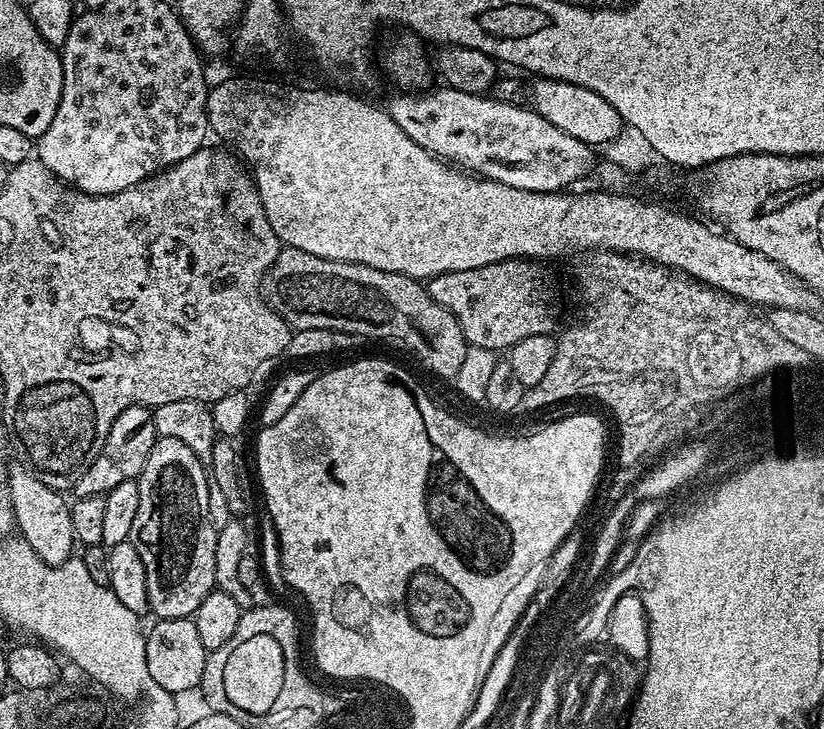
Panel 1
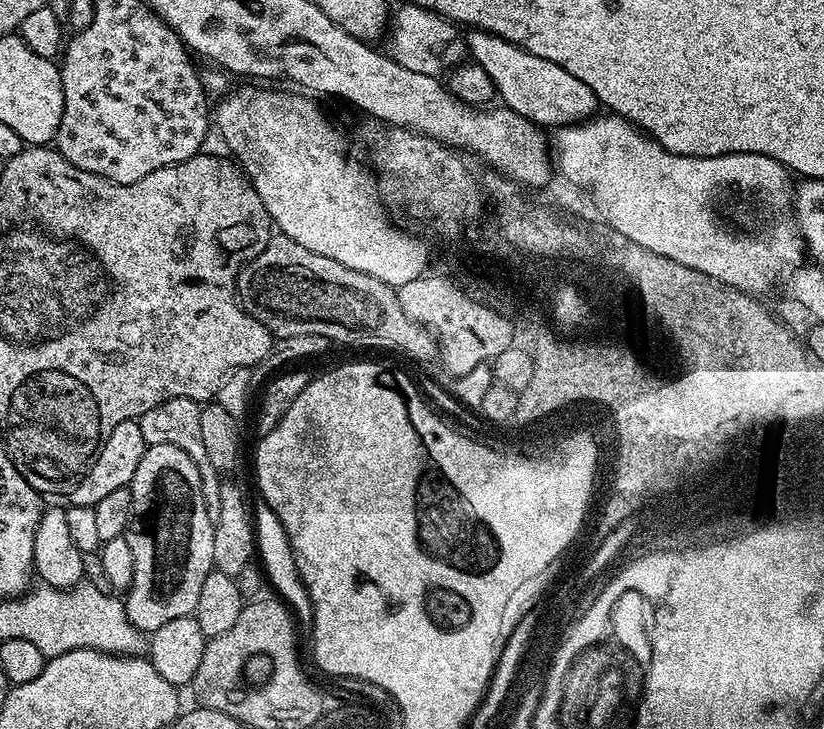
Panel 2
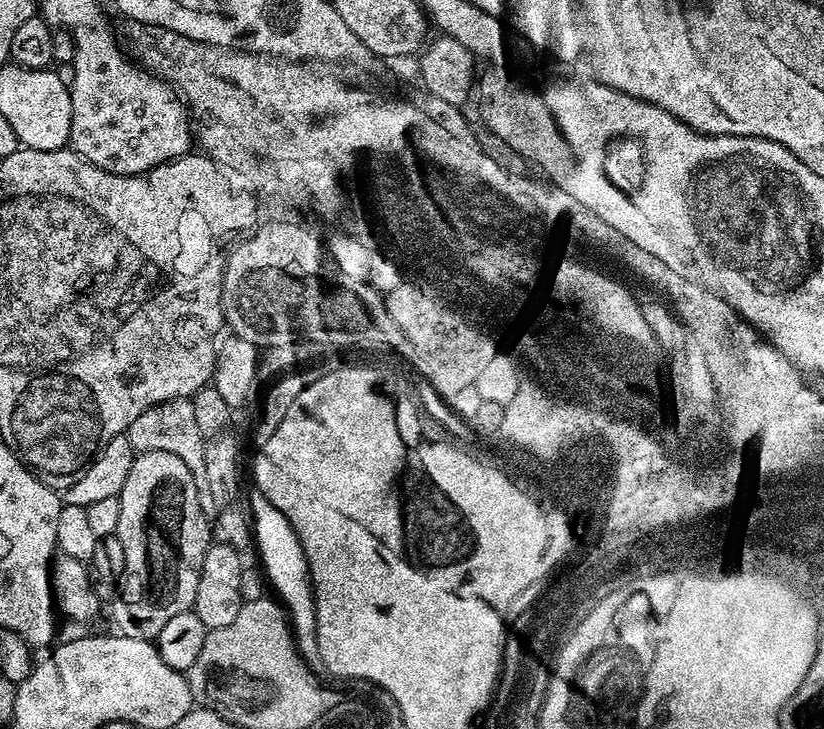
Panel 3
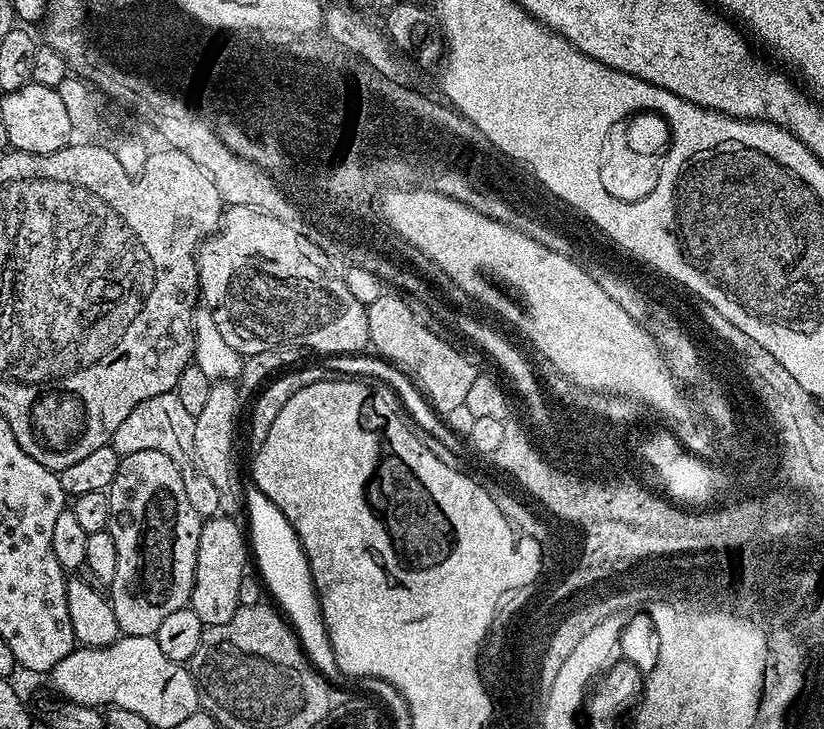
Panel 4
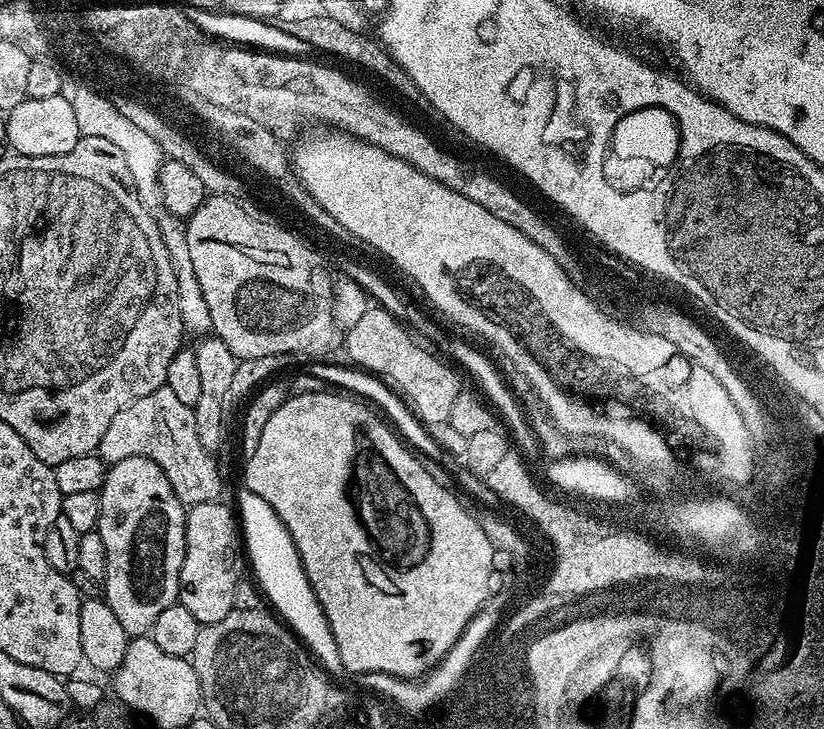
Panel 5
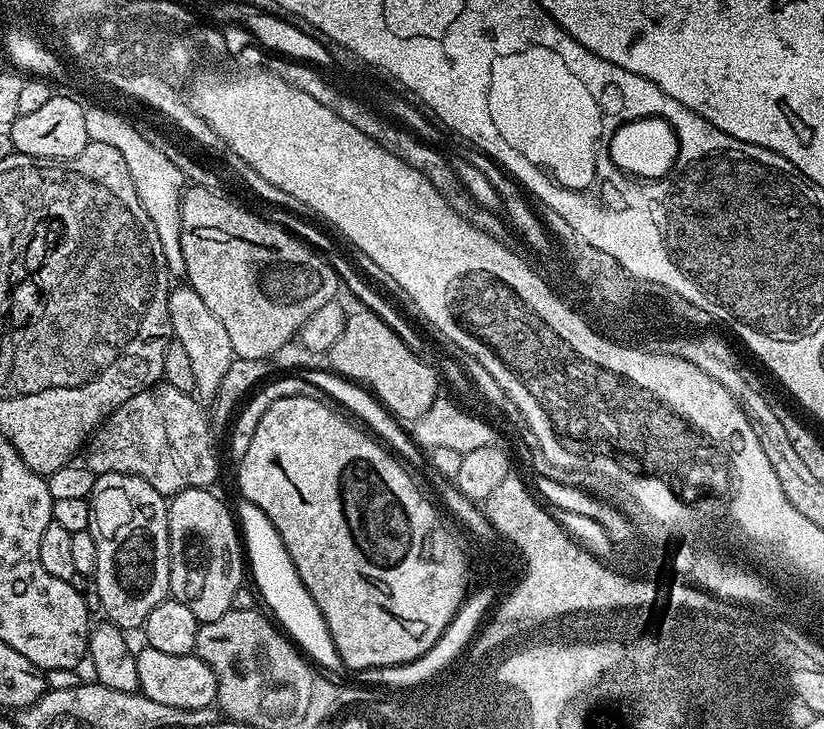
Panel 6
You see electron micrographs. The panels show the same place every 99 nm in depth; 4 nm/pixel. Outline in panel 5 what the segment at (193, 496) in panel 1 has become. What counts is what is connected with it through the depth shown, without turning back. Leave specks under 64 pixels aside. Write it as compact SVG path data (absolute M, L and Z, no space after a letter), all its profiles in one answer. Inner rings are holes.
M137 456L122 458L122 462L111 465L99 493L100 513L98 514L96 531L99 532L102 543L106 545L106 574L102 581L102 598L108 603L110 610L114 610L119 625L122 626L129 638L147 636L151 633L154 622L158 619L158 614L162 614L162 610L166 610L166 606L177 603L180 595L180 575L182 574L182 562L186 554L186 518L188 517L186 505L178 498L178 494L174 494L170 482L166 478L162 466L158 466L158 462L150 462L150 458L138 458Z

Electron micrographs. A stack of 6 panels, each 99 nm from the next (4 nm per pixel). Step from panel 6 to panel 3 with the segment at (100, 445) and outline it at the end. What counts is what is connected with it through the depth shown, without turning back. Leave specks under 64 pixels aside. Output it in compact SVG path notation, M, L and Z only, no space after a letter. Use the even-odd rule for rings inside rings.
M191 399L167 400L146 410L138 418L134 418L126 435L137 453L162 450L170 454L178 454L178 458L182 458L186 462L186 466L194 478L194 486L198 490L198 502L202 506L202 510L208 517L215 517L214 497L210 494L206 475L206 458L204 457L206 438L202 434L202 430L198 430Z

